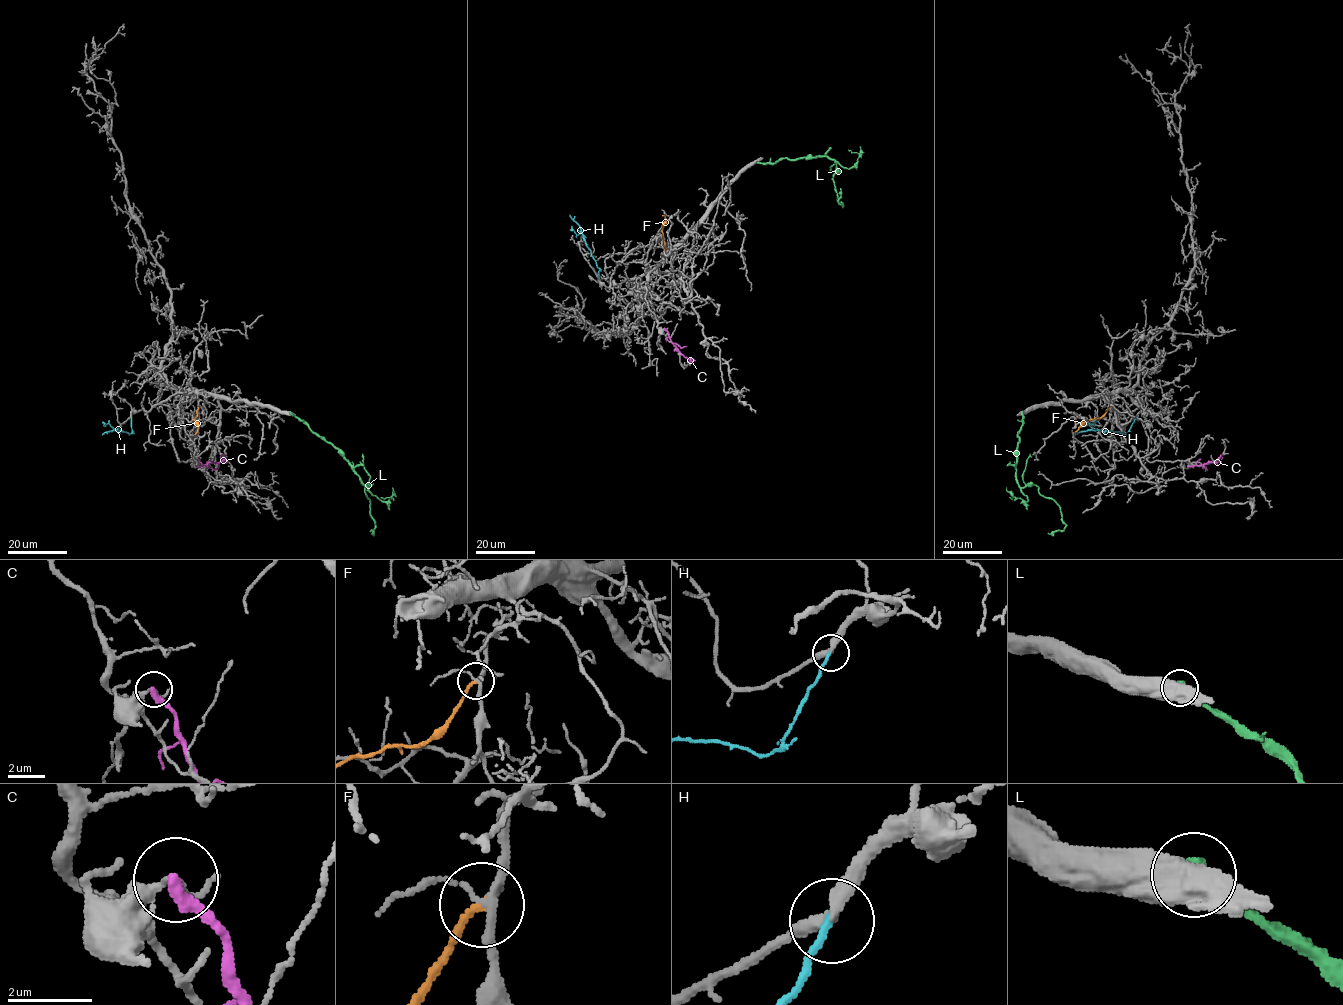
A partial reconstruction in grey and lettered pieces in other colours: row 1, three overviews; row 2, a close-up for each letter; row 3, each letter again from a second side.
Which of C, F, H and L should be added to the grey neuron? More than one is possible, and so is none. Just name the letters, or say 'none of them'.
H

